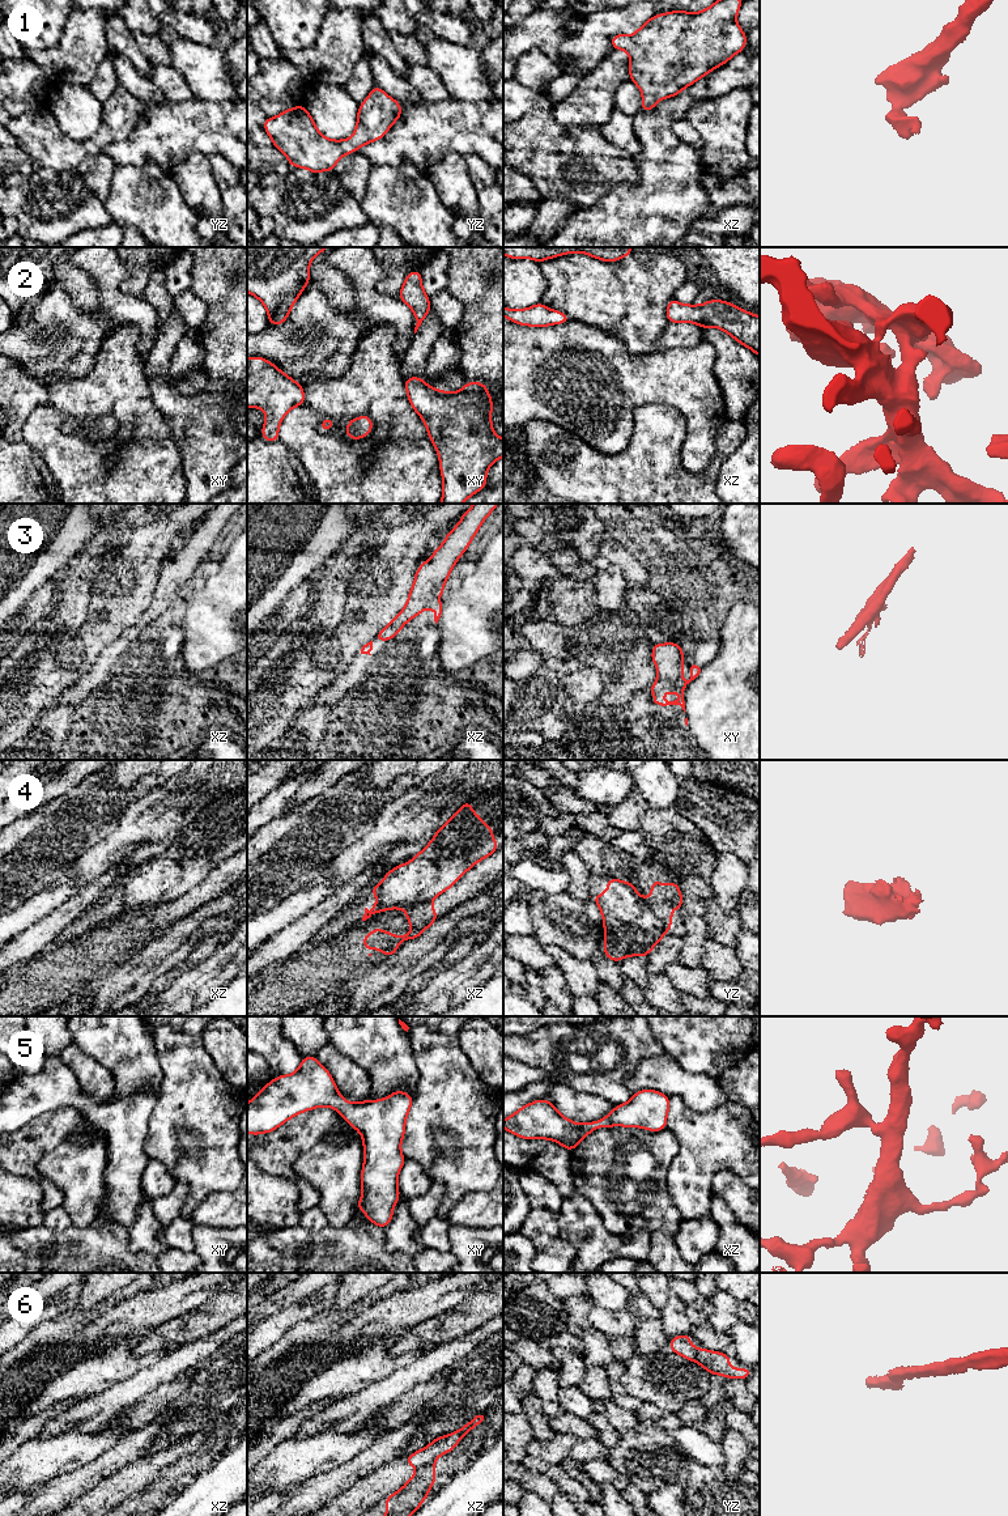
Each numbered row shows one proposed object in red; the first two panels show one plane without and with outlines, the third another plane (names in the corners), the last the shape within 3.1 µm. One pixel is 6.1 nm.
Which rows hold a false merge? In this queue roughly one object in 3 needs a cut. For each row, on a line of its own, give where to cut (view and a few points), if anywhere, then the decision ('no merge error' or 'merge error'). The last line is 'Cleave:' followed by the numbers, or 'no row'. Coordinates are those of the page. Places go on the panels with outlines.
1: no cut | no merge error
2: no cut | no merge error
3: no cut | no merge error
4: yz (643, 899), (666, 931) | merge error
5: no cut | no merge error
6: xz (433, 1460), (420, 1469) | merge error
Cleave: 4, 6

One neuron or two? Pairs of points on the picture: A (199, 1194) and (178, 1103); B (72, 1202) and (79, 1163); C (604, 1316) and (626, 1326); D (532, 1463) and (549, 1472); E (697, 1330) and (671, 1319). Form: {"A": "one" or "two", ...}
{"A": "one", "B": "one", "C": "one", "D": "one", "E": "two"}

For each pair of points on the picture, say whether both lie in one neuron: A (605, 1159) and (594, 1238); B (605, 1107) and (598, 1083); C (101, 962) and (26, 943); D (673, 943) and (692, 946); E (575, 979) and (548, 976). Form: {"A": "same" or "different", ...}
{"A": "different", "B": "different", "C": "different", "D": "different", "E": "different"}

